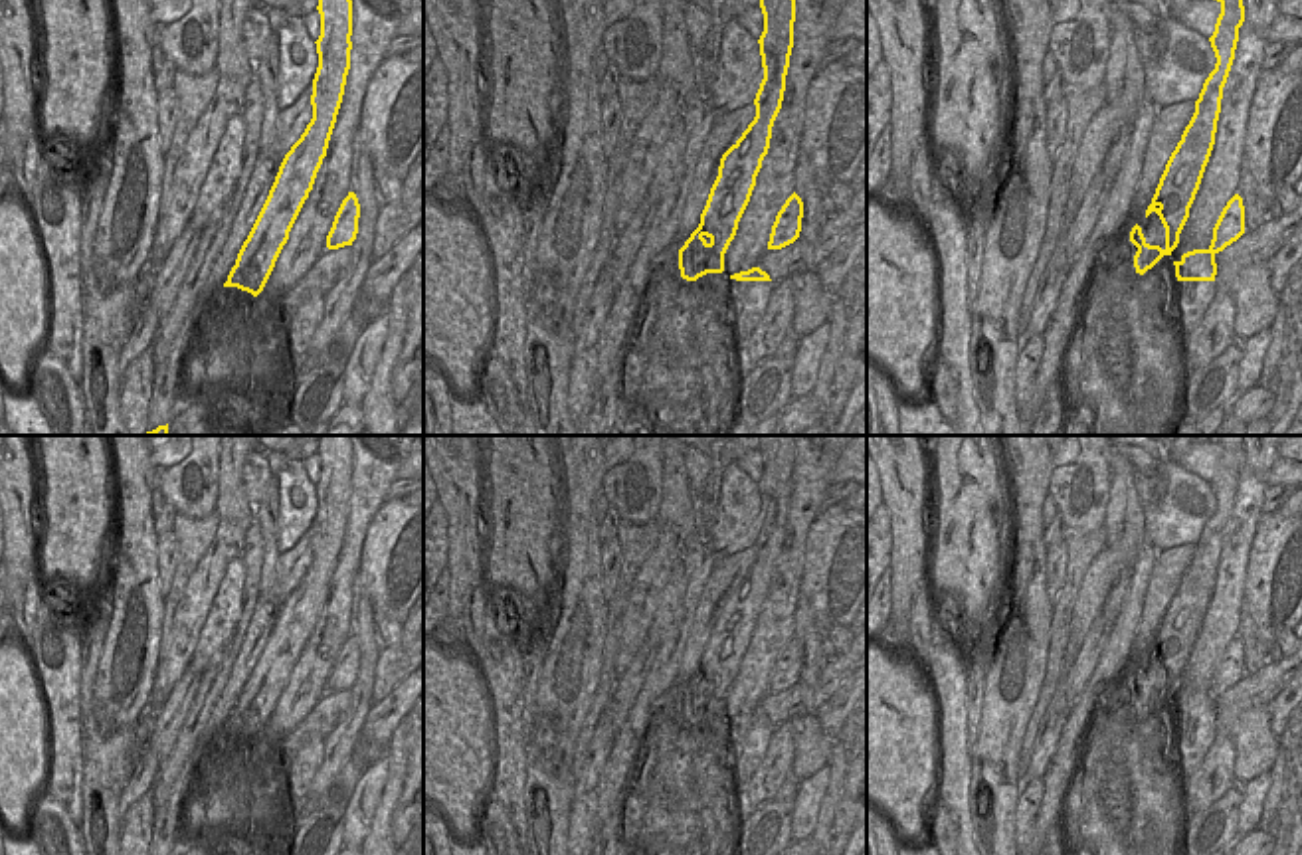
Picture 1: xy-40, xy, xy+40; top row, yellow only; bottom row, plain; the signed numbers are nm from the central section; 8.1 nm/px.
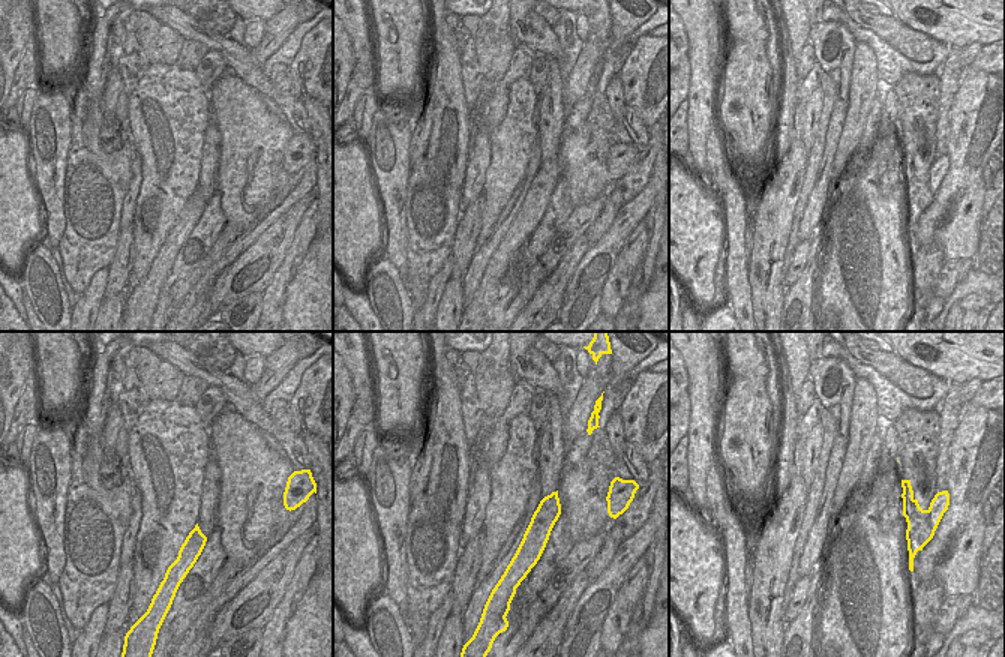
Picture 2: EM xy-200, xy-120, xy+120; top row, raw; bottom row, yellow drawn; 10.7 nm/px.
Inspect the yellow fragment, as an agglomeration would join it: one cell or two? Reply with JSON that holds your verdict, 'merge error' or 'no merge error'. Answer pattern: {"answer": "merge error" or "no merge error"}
{"answer": "merge error"}

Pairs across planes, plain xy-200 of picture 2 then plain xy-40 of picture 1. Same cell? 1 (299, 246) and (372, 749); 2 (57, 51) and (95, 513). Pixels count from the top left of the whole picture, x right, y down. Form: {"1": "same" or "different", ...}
{"1": "different", "2": "same"}

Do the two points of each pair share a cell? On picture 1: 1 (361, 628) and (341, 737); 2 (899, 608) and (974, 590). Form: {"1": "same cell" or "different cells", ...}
{"1": "same cell", "2": "different cells"}

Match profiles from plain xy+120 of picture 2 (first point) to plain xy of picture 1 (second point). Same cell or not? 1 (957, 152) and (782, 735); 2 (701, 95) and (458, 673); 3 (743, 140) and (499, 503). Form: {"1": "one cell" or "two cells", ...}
{"1": "two cells", "2": "two cells", "3": "one cell"}

